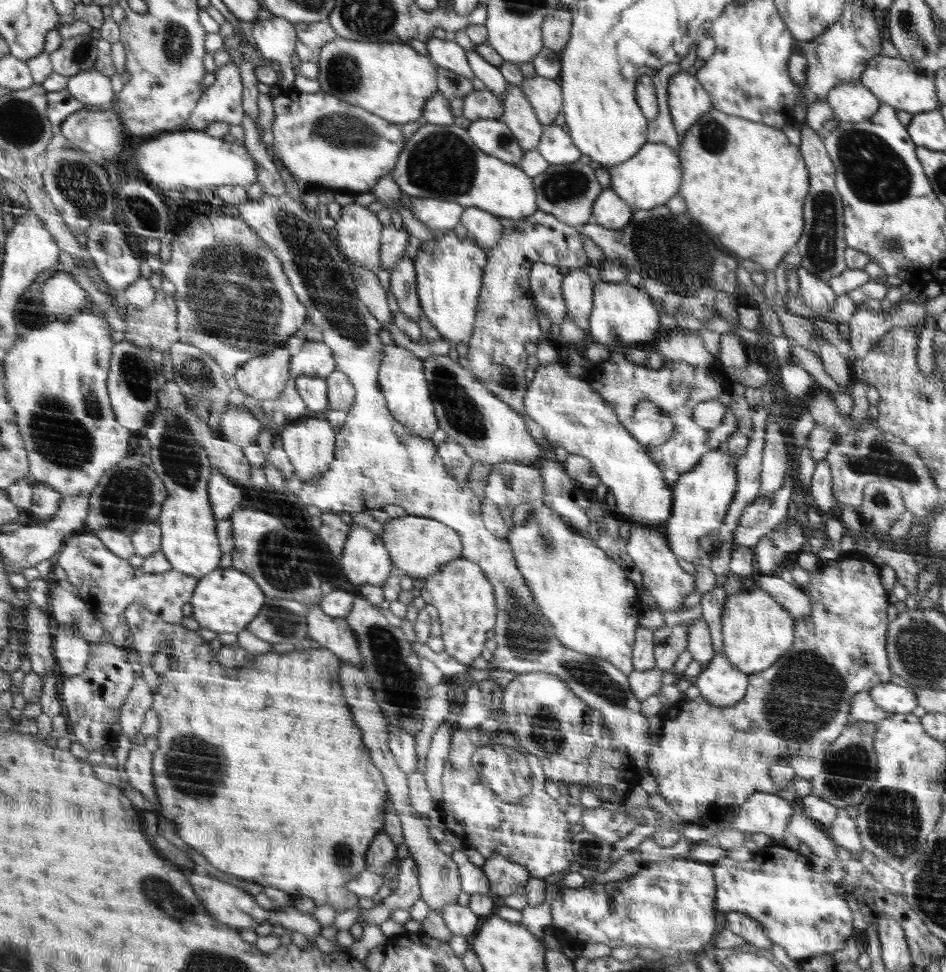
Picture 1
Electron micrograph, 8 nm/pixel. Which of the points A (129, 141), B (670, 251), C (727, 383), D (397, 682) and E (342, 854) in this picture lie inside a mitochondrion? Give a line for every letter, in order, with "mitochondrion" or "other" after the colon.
A: other
B: mitochondrion
C: other
D: mitochondrion
E: mitochondrion

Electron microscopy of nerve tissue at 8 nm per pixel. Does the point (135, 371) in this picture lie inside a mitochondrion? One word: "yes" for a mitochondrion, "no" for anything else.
yes

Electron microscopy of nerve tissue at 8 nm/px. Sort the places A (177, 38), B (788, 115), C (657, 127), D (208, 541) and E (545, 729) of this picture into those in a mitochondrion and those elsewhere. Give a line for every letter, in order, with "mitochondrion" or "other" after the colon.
A: mitochondrion
B: other
C: other
D: other
E: mitochondrion

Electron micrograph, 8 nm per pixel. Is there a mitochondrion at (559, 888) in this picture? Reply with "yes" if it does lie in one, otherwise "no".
no

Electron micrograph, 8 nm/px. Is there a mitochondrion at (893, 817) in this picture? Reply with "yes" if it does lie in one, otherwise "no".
yes

